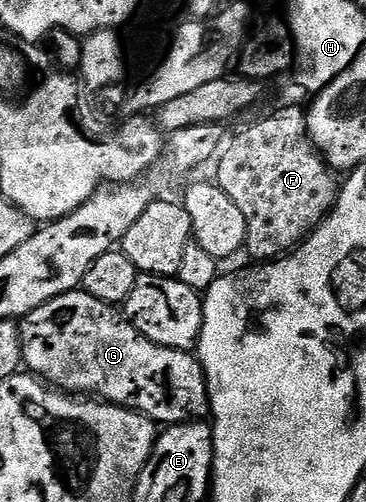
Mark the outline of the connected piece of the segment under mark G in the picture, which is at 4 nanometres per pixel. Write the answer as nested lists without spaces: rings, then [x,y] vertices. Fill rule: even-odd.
[[[83,291],[58,295],[50,299],[50,303],[30,311],[30,315],[19,322],[19,327],[23,364],[27,372],[61,393],[87,395],[110,405],[121,405],[123,409],[146,415],[164,427],[209,416],[208,379],[204,376],[199,356],[183,349],[162,347],[146,339],[146,335],[136,330],[117,306],[102,303],[94,299],[94,295]]]

